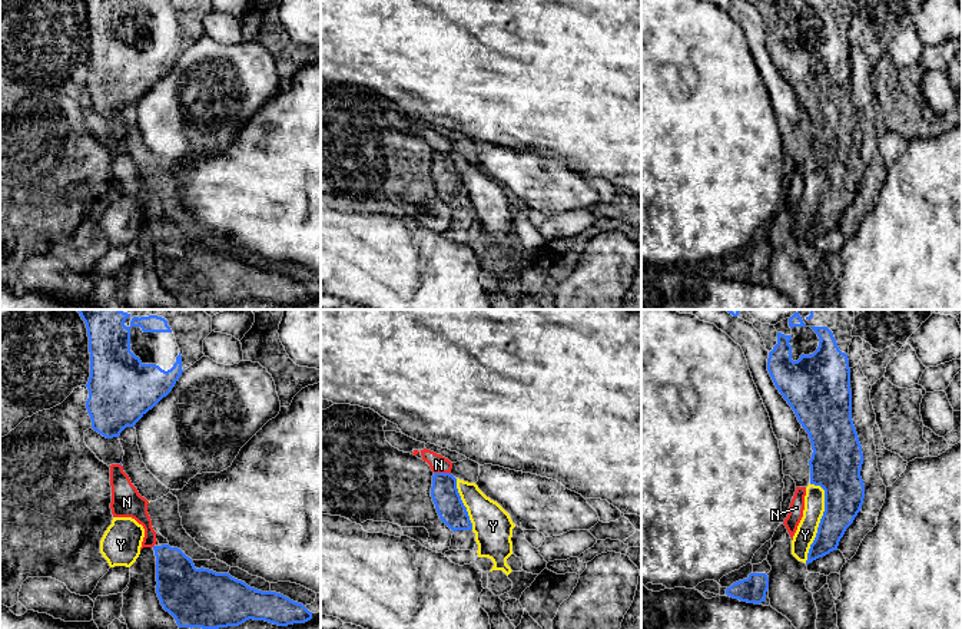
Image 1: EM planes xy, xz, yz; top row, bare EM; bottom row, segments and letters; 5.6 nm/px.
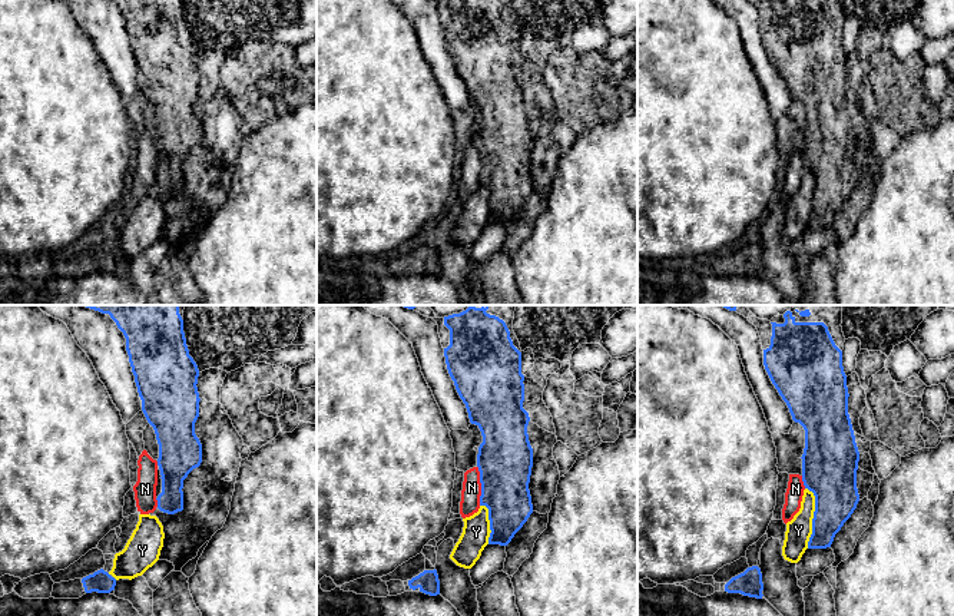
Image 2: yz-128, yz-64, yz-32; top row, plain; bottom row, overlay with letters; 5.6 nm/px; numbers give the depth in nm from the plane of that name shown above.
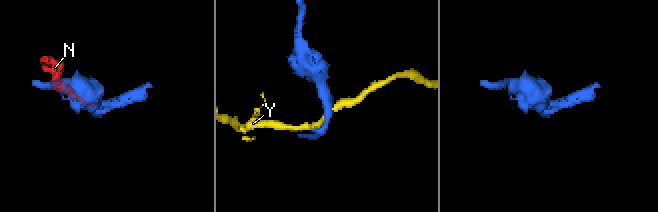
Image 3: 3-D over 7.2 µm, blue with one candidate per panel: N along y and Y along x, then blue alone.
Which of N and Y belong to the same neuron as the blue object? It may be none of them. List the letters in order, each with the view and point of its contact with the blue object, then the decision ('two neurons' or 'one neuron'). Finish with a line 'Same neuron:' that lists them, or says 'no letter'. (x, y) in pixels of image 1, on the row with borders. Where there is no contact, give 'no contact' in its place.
N: contact xz (443, 473); two neurons
Y: contact yz (820, 522); two neurons
Same neuron: no letter

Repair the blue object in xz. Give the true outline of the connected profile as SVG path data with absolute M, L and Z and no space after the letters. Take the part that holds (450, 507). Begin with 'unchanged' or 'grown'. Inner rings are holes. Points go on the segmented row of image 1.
unchanged; M434 473L431 497L442 523L452 532L472 530L467 507L457 489L457 479L450 473Z

